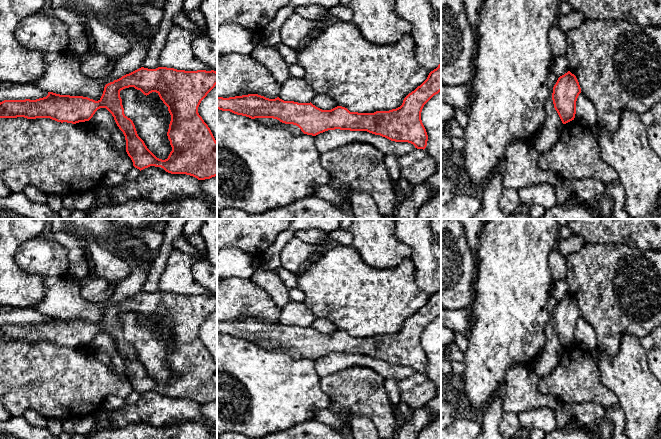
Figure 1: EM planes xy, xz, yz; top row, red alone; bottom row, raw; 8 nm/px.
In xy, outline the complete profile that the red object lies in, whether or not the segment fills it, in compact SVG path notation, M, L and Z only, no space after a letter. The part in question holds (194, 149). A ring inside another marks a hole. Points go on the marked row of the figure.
M141 67L121 78L105 85L98 101L83 96L60 95L48 92L48 95L36 100L4 100L0 102L0 118L24 117L27 119L50 118L57 122L76 124L89 121L100 108L106 108L123 132L126 140L126 152L133 166L140 171L150 166L161 167L171 174L186 174L198 180L217 176L217 141L210 128L198 113L201 101L217 84L217 72L214 70L185 71L174 68L158 67L148 69ZM134 87L144 95L156 92L168 107L171 121L167 132L172 151L167 159L157 158L138 136L133 121L124 114L120 91Z

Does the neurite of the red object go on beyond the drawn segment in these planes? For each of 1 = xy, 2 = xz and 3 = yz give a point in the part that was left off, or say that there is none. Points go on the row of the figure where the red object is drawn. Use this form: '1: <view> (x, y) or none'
1: none
2: none
3: none

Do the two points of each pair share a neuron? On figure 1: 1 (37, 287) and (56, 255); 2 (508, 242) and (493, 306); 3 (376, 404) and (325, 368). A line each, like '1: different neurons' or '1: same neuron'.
1: different neurons
2: same neuron
3: different neurons

